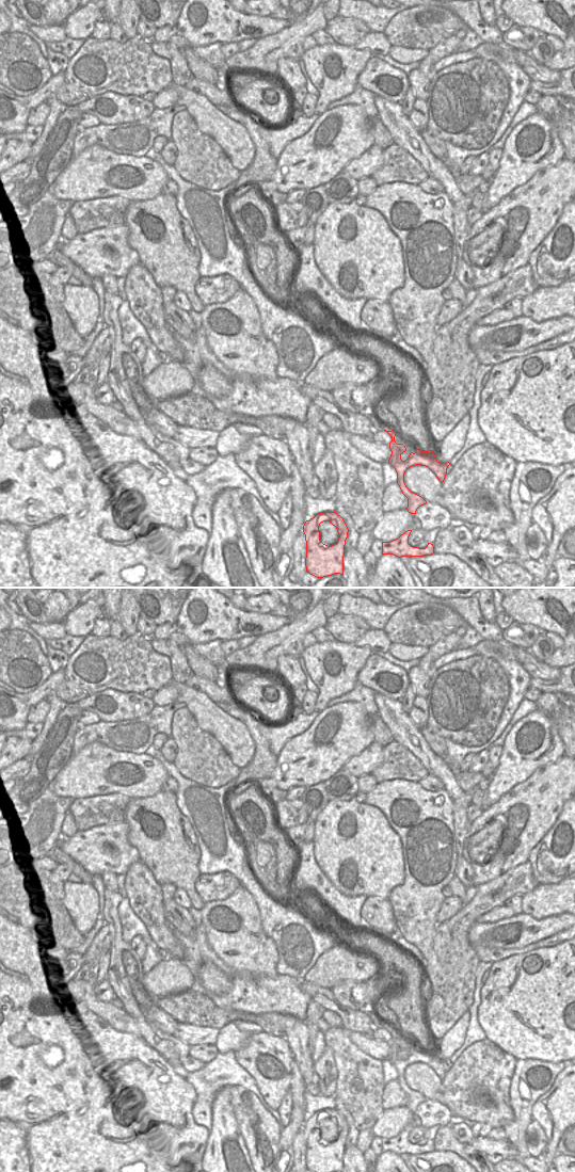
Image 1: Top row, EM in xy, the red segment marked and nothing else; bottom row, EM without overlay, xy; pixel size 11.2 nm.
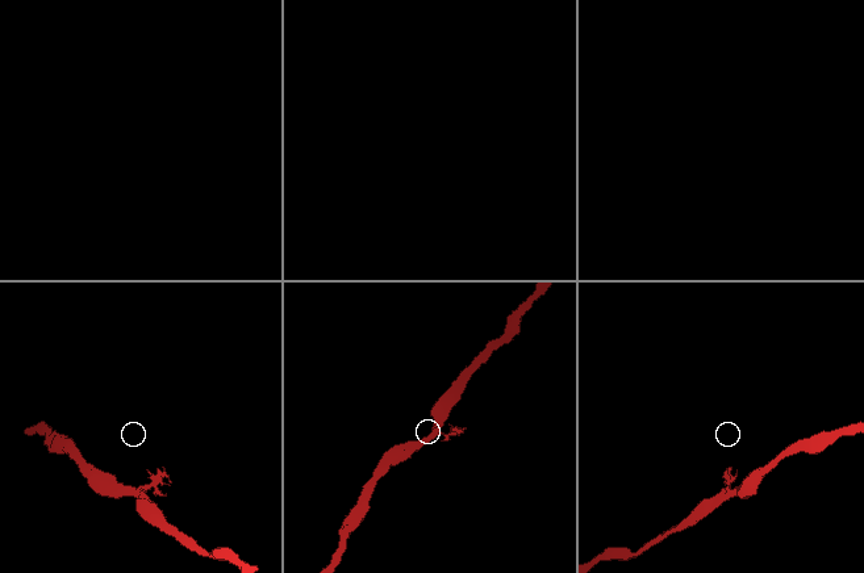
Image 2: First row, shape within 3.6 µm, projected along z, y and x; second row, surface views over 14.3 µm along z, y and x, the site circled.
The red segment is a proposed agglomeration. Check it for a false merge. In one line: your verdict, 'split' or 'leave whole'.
leave whole

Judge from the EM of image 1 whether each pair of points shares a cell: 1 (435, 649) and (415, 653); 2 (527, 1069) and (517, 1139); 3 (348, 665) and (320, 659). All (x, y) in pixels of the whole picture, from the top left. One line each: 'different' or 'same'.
1: different
2: same
3: same

